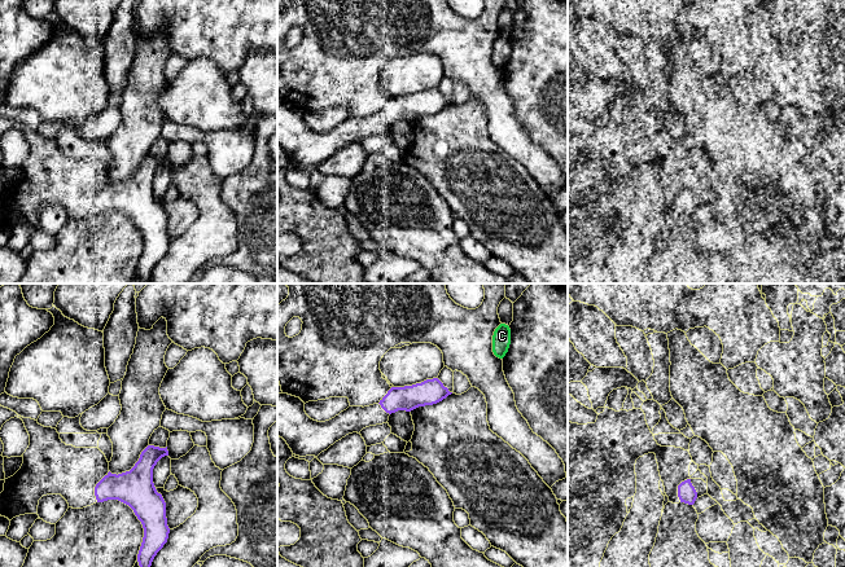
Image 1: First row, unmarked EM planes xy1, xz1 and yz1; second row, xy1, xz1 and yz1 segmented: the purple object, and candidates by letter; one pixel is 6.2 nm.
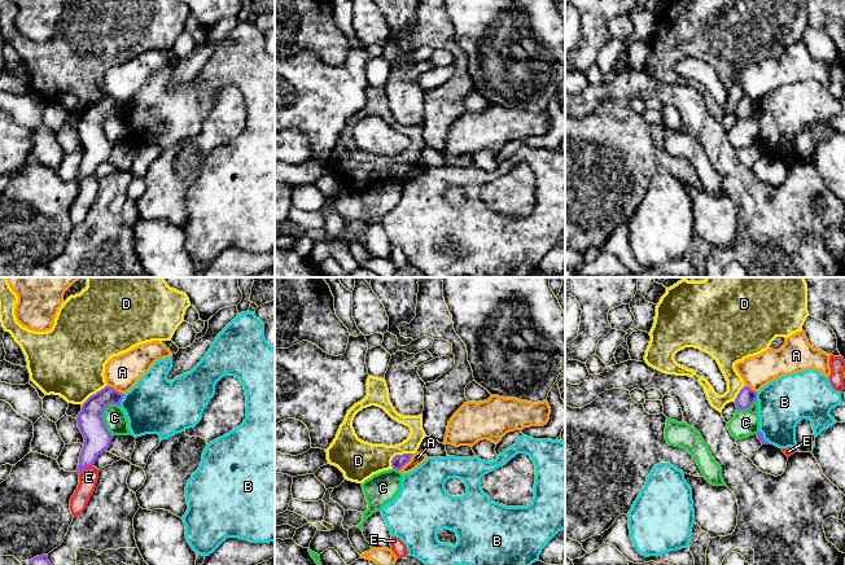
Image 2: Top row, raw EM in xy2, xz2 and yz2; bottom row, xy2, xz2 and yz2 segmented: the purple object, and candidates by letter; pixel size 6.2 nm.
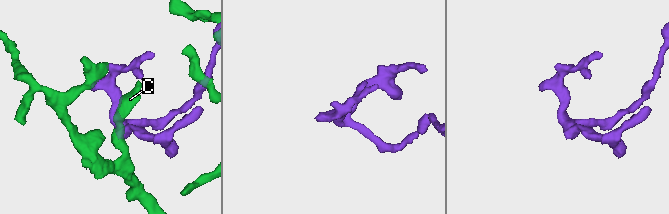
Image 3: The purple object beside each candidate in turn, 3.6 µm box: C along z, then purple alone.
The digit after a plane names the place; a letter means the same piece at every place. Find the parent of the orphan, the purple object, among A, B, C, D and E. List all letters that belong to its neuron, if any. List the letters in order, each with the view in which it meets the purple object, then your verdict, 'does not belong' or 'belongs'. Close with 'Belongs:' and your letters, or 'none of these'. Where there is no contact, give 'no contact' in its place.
A: contact in xz2; does not belong
B: contact in xy2; does not belong
C: contact in xy2; does not belong
D: contact in xz2; does not belong
E: contact in xy2; does not belong
Belongs: none of these

